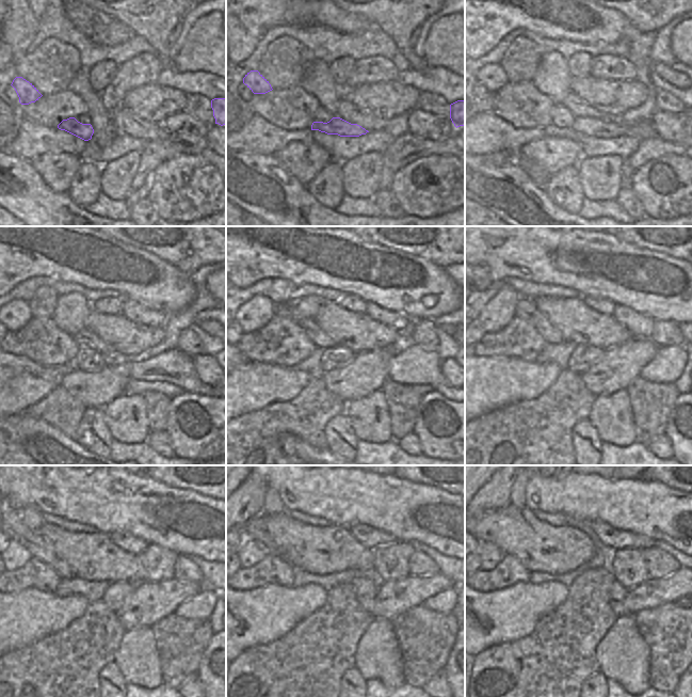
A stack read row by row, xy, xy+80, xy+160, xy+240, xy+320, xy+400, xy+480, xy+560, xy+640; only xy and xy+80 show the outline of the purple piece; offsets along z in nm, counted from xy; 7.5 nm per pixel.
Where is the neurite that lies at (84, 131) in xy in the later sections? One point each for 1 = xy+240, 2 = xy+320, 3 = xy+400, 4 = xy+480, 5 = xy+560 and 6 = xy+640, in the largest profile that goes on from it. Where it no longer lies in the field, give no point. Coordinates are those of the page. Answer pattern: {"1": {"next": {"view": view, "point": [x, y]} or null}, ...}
{"1": {"next": {"view": "xy+240", "point": [174, 366]}}, "2": {"next": {"view": "xy+320", "point": [413, 364]}}, "3": {"next": {"view": "xy+400", "point": [668, 365]}}, "4": {"next": {"view": "xy+480", "point": [199, 606]}}, "5": {"next": {"view": "xy+560", "point": [443, 602]}}, "6": {"next": {"view": "xy+640", "point": [681, 602]}}}

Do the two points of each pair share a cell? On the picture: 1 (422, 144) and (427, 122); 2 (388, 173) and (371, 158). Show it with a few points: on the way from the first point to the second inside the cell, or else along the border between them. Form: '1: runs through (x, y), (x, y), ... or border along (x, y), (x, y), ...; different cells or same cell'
1: border along (407, 132), (432, 140), (448, 137); different cells
2: border along (382, 154), (383, 167), (379, 189); different cells

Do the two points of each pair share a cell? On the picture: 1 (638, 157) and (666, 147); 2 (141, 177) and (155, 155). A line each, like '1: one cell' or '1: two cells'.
1: one cell
2: one cell

